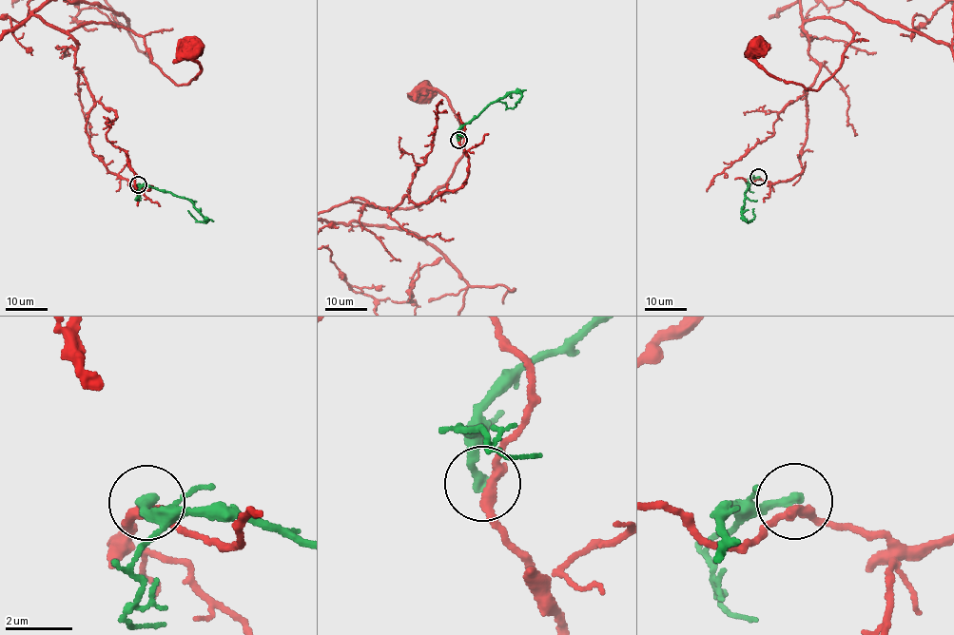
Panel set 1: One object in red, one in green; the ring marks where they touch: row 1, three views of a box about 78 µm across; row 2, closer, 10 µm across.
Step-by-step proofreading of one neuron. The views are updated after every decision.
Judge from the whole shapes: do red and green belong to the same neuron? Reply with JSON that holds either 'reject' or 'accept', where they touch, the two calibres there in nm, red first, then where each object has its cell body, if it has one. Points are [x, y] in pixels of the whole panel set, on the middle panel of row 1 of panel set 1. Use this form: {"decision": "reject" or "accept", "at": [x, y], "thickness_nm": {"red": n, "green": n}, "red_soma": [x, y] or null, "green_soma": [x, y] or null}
{"decision": "reject", "at": [458, 140], "thickness_nm": {"red": 300, "green": 340}, "red_soma": [423, 90], "green_soma": null}

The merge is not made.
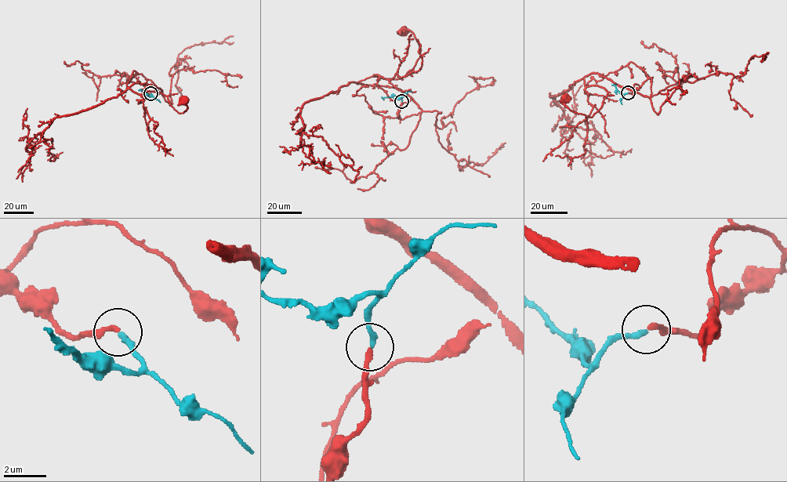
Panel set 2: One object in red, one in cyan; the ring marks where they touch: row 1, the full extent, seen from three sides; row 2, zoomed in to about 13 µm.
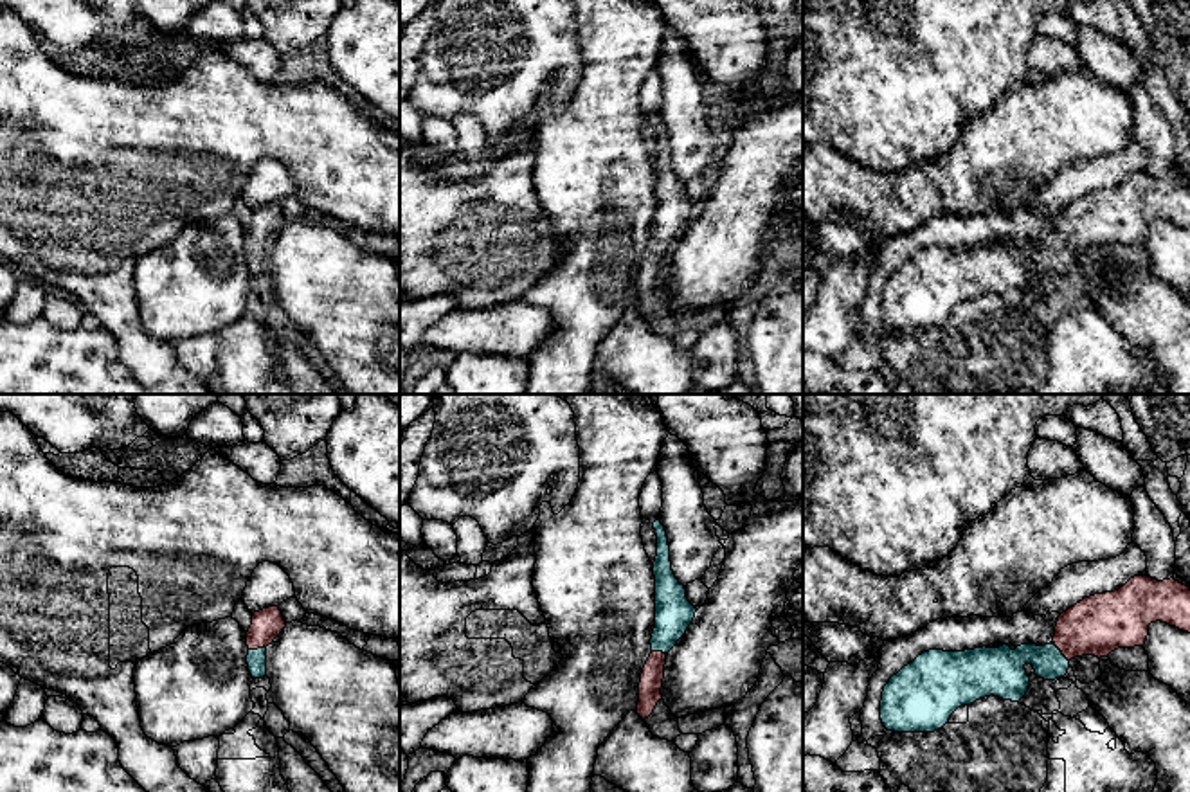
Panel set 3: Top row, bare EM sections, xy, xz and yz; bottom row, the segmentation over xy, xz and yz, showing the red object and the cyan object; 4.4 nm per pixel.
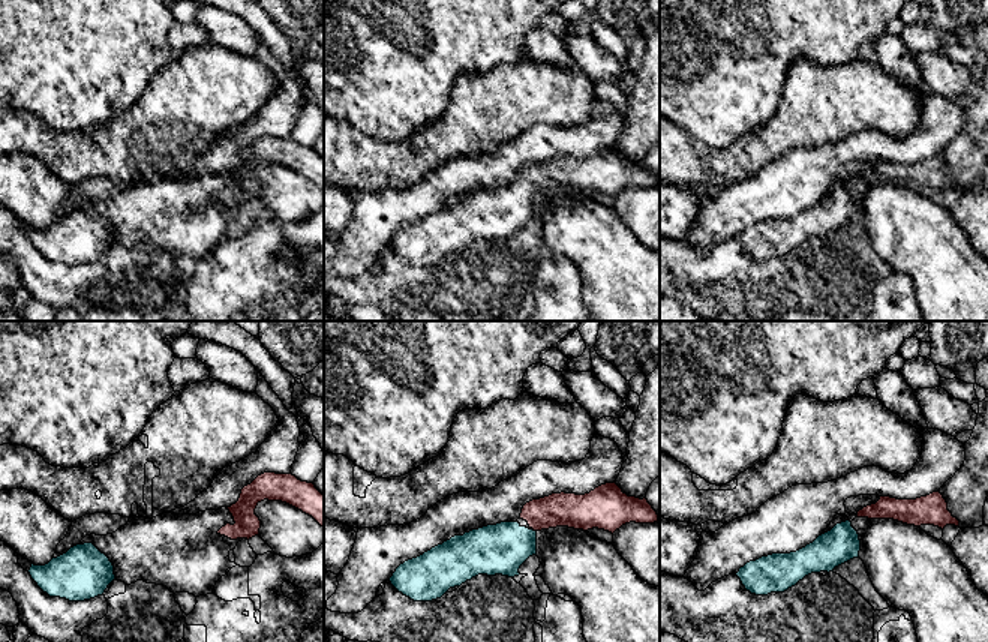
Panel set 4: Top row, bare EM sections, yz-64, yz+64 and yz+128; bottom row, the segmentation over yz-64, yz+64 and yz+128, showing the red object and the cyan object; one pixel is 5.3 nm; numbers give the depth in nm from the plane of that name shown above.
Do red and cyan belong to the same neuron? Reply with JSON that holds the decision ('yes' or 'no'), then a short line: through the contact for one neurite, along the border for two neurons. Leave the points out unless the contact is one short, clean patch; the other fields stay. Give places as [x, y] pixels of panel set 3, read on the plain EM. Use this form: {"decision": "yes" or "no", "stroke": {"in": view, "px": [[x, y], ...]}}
{"decision": "yes", "stroke": {"in": "xy", "px": [[267, 220], [256, 245], [256, 256]]}}

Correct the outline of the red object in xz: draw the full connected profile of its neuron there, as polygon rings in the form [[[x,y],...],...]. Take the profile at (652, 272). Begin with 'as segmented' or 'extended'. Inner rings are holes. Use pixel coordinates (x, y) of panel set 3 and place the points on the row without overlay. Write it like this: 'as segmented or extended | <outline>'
extended | [[[654,119],[657,131],[655,173],[655,225],[650,236],[652,250],[643,265],[639,279],[637,311],[648,315],[657,299],[663,297],[666,250],[677,241],[691,221],[697,205],[688,198],[684,182],[672,167],[670,142],[664,122]]]

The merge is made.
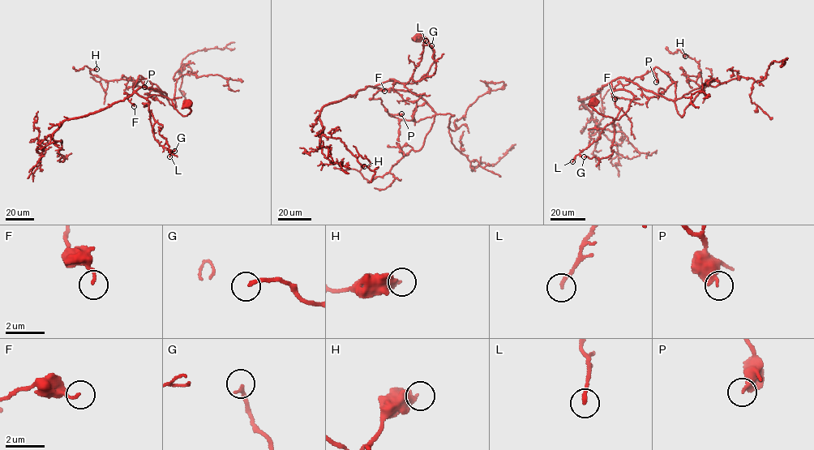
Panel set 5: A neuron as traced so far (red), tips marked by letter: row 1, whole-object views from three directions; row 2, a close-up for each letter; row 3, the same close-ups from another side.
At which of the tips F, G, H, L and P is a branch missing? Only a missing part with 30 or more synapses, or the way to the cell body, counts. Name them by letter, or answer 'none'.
none

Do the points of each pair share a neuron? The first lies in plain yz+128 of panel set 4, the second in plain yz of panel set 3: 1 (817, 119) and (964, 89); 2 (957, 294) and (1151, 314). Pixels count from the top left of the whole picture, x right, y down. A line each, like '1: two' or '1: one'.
1: two
2: one

